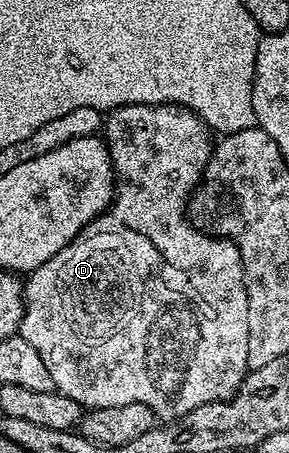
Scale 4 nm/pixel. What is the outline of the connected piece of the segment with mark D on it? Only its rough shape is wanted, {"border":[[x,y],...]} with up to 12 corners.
{"border":[[119,106],[112,205],[27,275],[53,387],[178,420],[249,371],[214,138]]}

